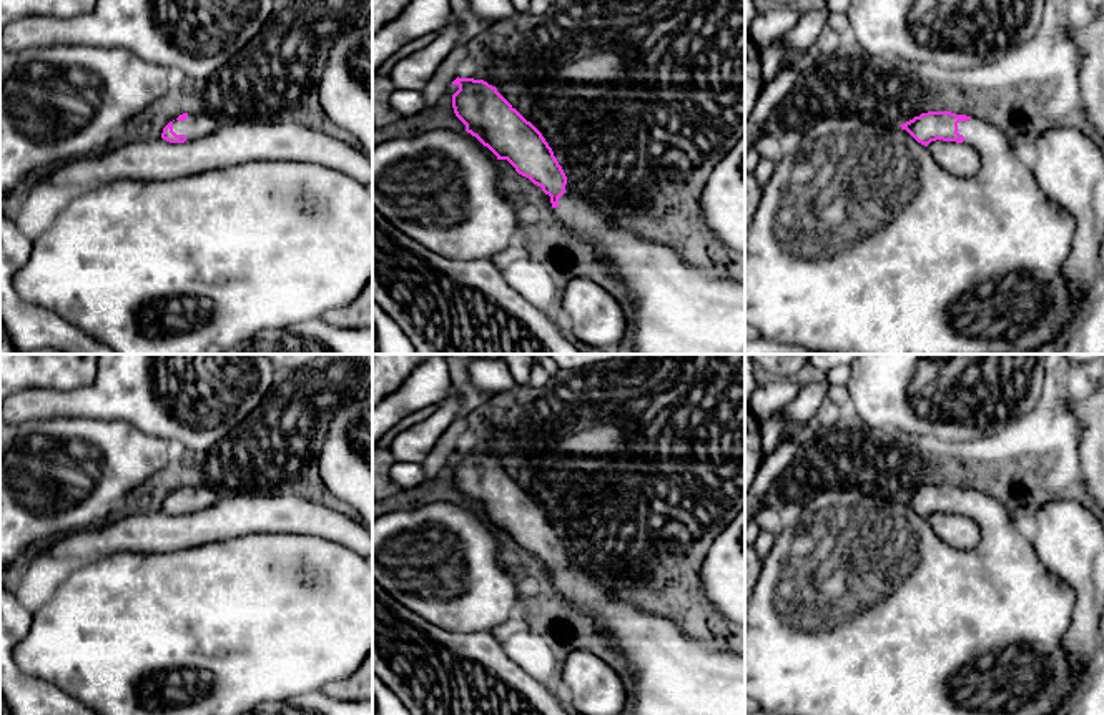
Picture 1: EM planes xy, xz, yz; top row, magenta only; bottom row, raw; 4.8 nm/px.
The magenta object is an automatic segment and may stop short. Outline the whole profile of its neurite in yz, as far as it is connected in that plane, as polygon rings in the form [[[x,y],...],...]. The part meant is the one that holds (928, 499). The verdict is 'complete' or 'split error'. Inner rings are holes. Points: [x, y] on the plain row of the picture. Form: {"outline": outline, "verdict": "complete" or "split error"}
{"outline": [[[928,484],[904,497],[895,497],[880,486],[876,494],[851,500],[845,494],[815,489],[803,500],[798,524],[781,530],[761,560],[752,595],[745,600],[745,697],[753,698],[763,712],[776,715],[1052,715],[1074,690],[1072,670],[1061,647],[1074,607],[1072,589],[1041,564],[1033,542],[1018,532],[1013,514],[983,492],[951,484]],[[936,512],[974,519],[981,527],[979,544],[971,550],[946,545],[928,522]]], "verdict": "split error"}

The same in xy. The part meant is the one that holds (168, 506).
{"outline": [[[183,486],[170,494],[161,510],[170,515],[185,515],[203,510],[219,499],[219,492],[208,486]]], "verdict": "split error"}

